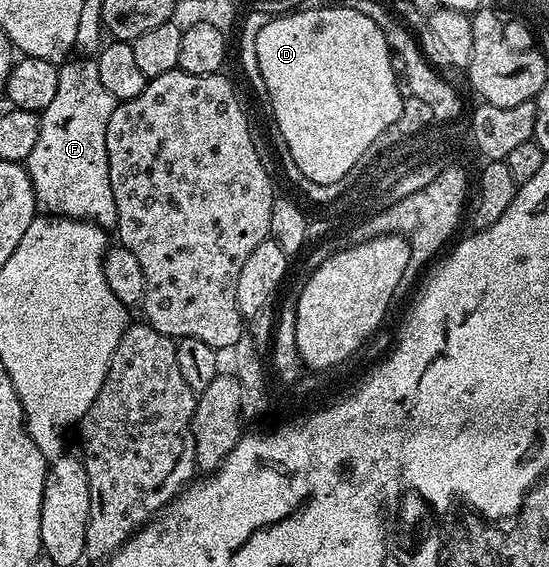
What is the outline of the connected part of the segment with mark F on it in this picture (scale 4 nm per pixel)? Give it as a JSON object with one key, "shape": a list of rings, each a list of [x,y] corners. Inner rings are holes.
{"shape":[[[84,57],[75,60],[68,60],[58,68],[57,92],[49,107],[40,112],[37,143],[27,156],[25,168],[33,183],[36,210],[40,214],[91,221],[109,231],[118,226],[119,216],[112,183],[109,182],[105,132],[117,102],[102,86],[95,61]]]}

